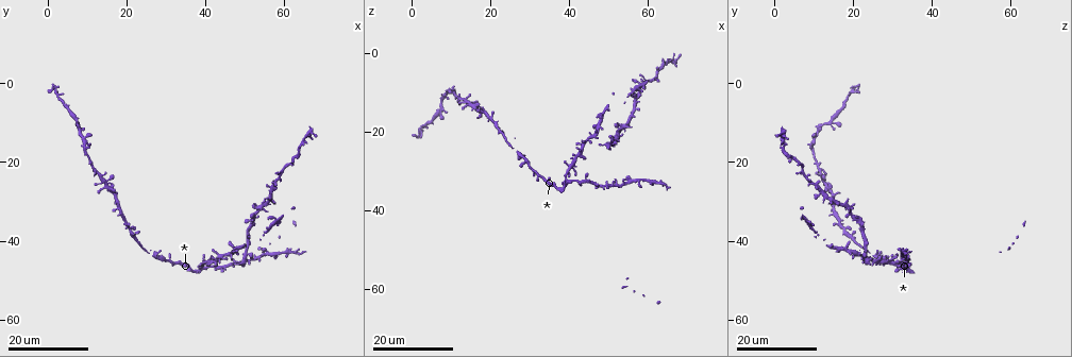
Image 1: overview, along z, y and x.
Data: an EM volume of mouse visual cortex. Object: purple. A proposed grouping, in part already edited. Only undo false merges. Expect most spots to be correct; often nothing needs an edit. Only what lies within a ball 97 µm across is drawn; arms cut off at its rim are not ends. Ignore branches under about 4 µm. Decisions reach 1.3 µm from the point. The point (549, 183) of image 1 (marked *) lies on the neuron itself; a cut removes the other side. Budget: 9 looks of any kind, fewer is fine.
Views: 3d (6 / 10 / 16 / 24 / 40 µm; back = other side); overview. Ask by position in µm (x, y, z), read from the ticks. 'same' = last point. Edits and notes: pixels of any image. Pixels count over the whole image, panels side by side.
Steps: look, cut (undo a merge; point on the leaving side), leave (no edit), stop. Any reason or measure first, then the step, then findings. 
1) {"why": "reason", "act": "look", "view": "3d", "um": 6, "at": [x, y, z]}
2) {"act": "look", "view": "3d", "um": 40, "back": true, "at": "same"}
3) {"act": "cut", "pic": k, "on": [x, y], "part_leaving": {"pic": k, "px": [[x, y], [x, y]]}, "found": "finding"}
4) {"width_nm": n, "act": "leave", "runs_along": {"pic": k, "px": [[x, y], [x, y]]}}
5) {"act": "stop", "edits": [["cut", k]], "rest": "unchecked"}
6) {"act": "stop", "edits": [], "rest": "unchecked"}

{"why": "three arms meet", "act": "look", "view": "3d", "um": 24, "at": [52.0, 33.5, 19.5]}

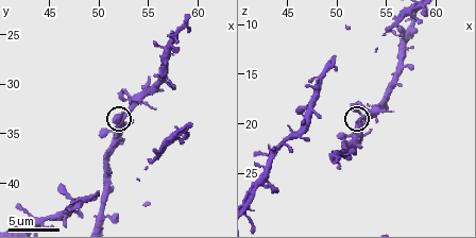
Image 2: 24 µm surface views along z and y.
{"act": "look", "view": "3d", "um": 6, "at": [52.8, 33.0, 19.2]}

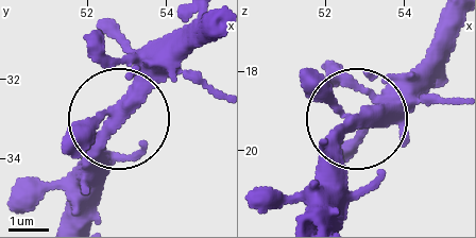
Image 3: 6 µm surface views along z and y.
{"arms": 3, "act": "leave", "found": "one neuron here"}

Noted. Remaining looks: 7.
{"why": "calibre changes", "act": "look", "view": "3d", "um": 24, "at": [62.5, 19.5, 5.0]}

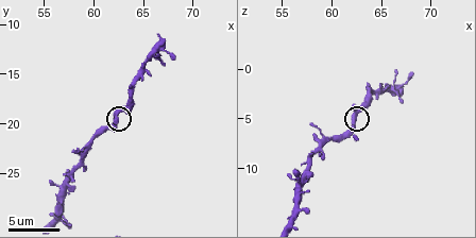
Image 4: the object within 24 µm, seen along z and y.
{"why": "zoom in", "act": "look", "view": "3d", "um": 10, "at": [62.2, 19.0, 4.6]}

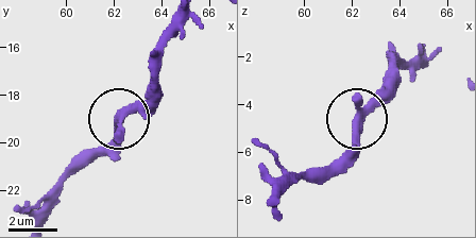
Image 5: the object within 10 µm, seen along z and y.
{"act": "look", "view": "3d", "um": 10, "back": true, "at": [62.4, 19.0, 4.5]}

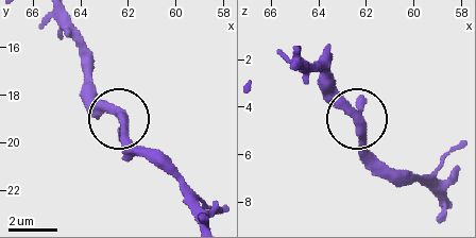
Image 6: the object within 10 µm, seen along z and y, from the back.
{"act": "leave", "found": "all the same neuron"}

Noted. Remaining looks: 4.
{"act": "look", "view": "3d", "um": 16, "at": [56.5, 27.5, 11.0]}

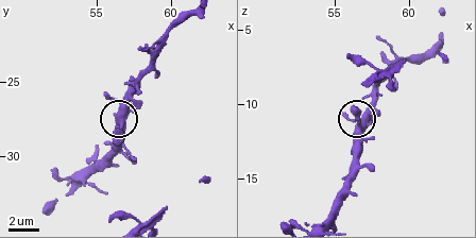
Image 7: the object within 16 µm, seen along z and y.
{"act": "look", "view": "3d", "um": 6, "at": "same"}

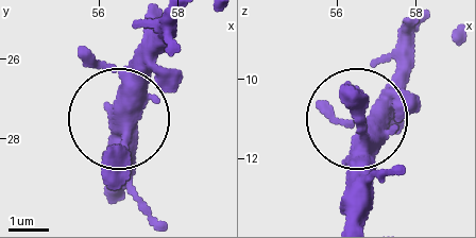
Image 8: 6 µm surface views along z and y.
{"side_arm_um": 15, "act": "leave", "found": "all the same neuron"}

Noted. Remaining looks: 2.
{"act": "stop", "edits": [], "rest": "unchecked"}

